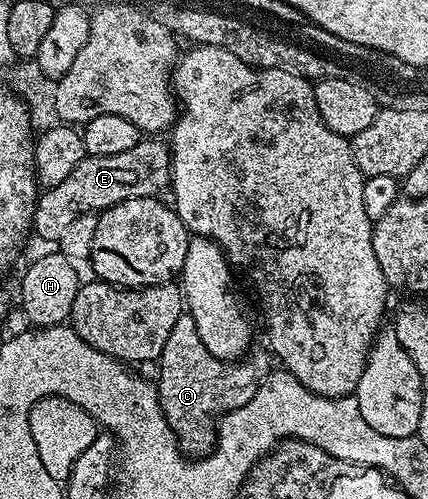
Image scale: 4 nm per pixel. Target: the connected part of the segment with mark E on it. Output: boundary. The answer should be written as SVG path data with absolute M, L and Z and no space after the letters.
M159 137L140 138L133 149L116 153L114 157L93 157L87 155L61 181L61 185L46 188L35 201L34 234L58 240L72 221L82 215L94 215L121 201L150 199L168 190L171 181L171 152L168 144Z

